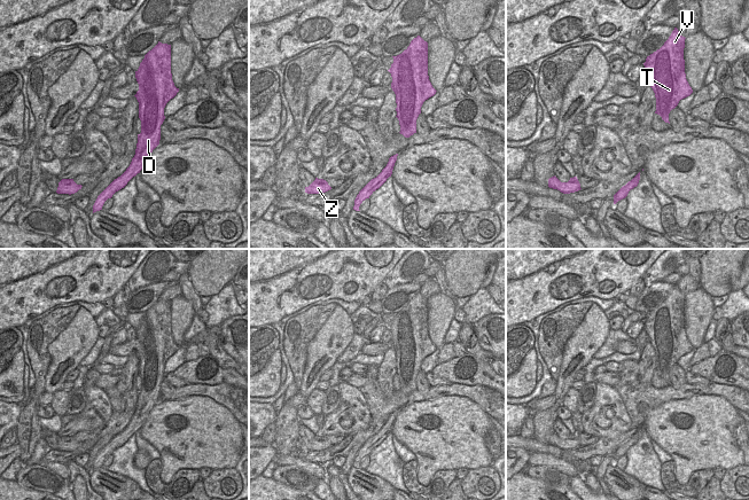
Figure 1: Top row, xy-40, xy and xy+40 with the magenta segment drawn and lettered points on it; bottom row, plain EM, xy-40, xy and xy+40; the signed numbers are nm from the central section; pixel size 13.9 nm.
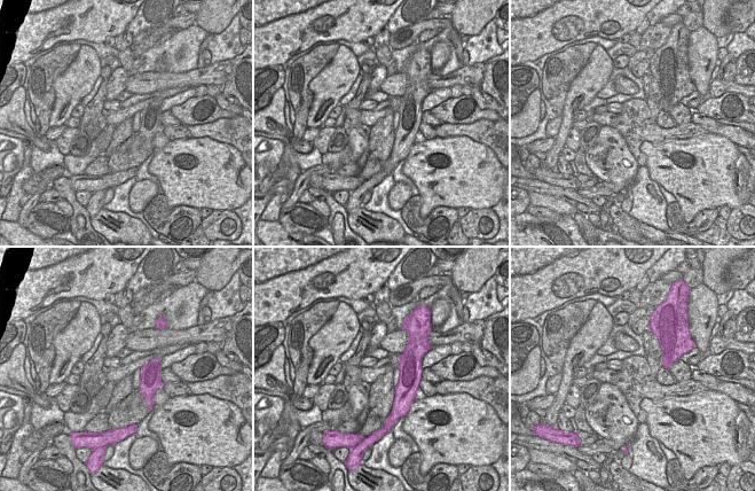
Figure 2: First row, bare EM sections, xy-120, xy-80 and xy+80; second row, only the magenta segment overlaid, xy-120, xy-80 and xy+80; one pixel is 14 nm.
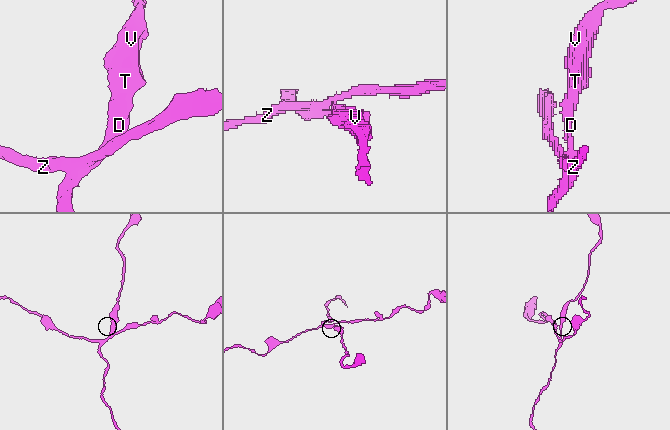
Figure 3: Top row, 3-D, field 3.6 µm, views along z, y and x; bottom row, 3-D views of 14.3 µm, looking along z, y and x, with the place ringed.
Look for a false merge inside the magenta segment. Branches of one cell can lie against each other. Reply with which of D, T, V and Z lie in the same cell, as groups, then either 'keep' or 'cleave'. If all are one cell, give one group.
D T V / Z; cleave

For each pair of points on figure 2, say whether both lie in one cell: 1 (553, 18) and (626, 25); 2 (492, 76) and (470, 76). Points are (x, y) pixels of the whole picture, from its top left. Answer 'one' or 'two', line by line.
1: one
2: two

